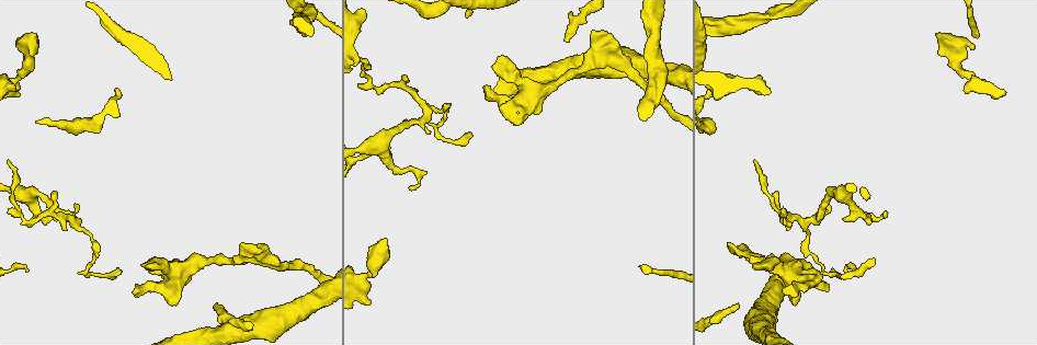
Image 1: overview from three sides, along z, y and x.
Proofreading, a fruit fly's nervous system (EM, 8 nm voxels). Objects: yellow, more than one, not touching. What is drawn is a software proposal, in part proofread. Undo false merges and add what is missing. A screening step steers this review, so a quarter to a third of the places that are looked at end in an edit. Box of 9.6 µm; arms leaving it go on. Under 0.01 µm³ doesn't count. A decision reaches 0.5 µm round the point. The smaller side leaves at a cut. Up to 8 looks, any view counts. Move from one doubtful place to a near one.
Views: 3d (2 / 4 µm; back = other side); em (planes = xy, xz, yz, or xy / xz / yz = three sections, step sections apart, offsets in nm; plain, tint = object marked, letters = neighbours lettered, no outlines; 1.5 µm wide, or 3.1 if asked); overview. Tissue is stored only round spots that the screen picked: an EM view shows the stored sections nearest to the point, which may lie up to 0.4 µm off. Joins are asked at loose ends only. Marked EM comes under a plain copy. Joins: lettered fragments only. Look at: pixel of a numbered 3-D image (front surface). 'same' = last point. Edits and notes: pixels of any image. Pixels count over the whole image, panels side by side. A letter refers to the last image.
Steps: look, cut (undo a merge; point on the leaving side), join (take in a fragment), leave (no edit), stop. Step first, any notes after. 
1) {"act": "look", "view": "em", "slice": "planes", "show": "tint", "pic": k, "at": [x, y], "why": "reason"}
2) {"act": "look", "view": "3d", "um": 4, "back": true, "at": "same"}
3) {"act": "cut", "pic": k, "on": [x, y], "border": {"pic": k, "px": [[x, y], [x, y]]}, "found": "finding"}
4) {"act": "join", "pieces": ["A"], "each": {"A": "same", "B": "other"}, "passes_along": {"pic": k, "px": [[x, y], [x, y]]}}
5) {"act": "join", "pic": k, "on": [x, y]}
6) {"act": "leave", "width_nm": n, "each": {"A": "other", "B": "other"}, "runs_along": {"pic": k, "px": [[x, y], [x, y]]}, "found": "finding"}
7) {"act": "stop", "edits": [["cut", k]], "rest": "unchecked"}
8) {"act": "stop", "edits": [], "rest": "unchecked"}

{"act": "look", "view": "3d", "um": 4, "pic": 1, "at": [134, 290], "why": "branch stops here"}

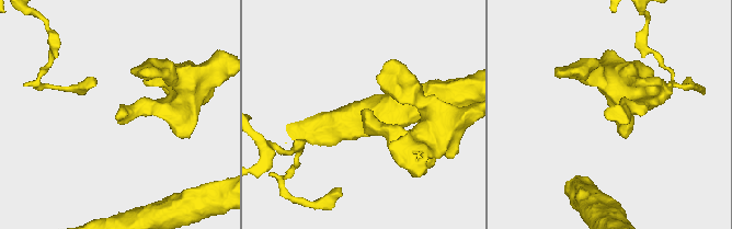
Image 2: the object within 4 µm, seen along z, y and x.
{"act": "look", "view": "em", "slice": "planes", "show": "letters", "pic": 2, "at": [118, 116]}

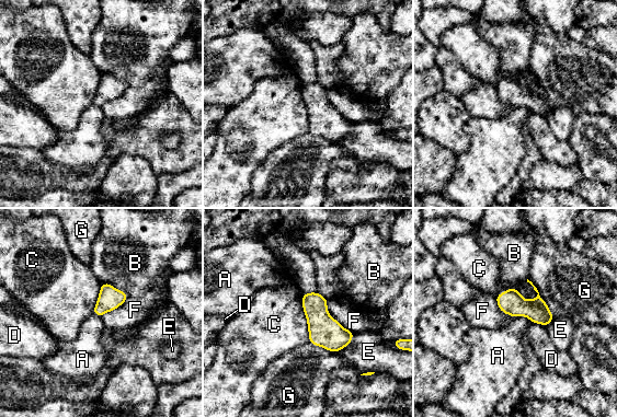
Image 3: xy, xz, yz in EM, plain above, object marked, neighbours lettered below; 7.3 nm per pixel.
{"act": "leave", "width_nm": 170, "each": {"A": "other", "B": "other", "C": "other", "D": "other", "E": "other", "F": "other", "G": "other"}, "border": {"pic": 3, "px": [[538, 293], [494, 297]]}, "found": "no lettered fragment goes on from it"}

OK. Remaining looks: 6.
{"act": "look", "view": "em", "slice": "xy", "step": 8, "show": "letters", "pic": 1, "at": [736, 305], "why": "end of a long branch"}

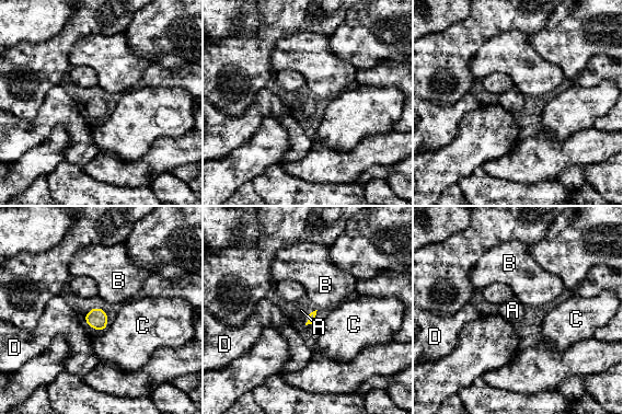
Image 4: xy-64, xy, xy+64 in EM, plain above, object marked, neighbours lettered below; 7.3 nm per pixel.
{"act": "join", "pieces": ["A"], "each": {"A": "same", "B": "other", "C": "other", "D": "other"}, "passes_along": {"pic": 4, "px": [[312, 315], [309, 315], [301, 310]]}, "found": "it goes on there"}

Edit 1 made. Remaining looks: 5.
{"act": "look", "view": "overview", "why": "redraw"}

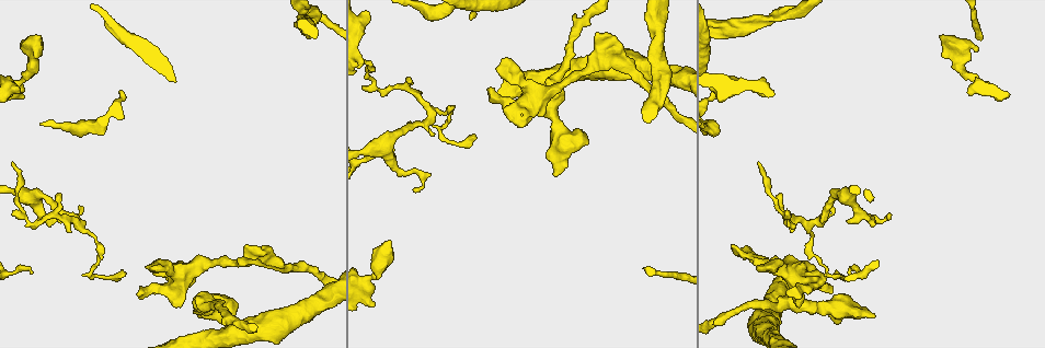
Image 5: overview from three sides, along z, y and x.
{"act": "look", "view": "em", "slice": "planes", "show": "letters", "pic": 5, "at": [553, 172], "why": "branch stops here"}

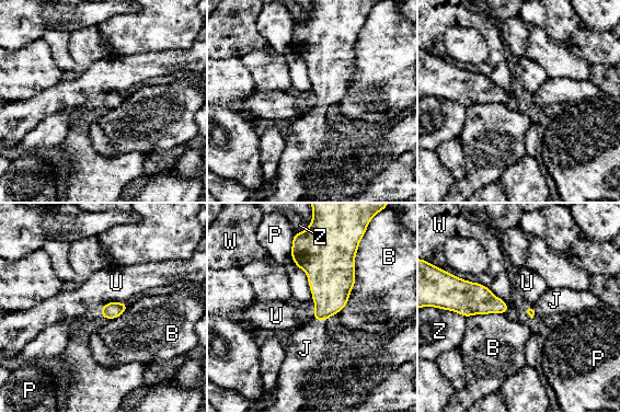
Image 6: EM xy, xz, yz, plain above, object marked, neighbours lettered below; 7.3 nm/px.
{"act": "join", "pieces": ["J"], "each": {"B": "other", "J": "same", "P": "other", "U": "other", "W": "other", "Z": "other"}, "found": "the cell continues"}

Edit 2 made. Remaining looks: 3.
{"act": "stop", "edits": [["join", 4], ["join", 6]], "rest": "unchecked"}

